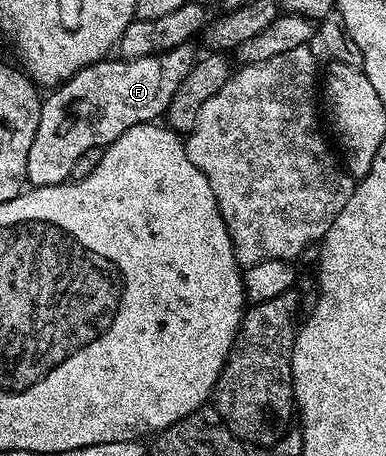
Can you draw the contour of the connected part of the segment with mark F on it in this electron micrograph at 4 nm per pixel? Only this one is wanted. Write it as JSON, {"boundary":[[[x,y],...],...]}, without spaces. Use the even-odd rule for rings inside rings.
{"boundary":[[[191,46],[175,47],[162,55],[147,55],[137,59],[109,57],[99,63],[84,67],[74,78],[66,80],[51,92],[52,95],[40,104],[40,120],[34,133],[34,141],[30,145],[30,157],[26,161],[27,182],[32,187],[58,185],[71,176],[74,161],[86,153],[86,149],[108,147],[126,129],[134,129],[134,125],[157,122],[167,112],[170,97],[178,93],[178,85],[190,73],[196,63],[197,52],[191,51]]]}

